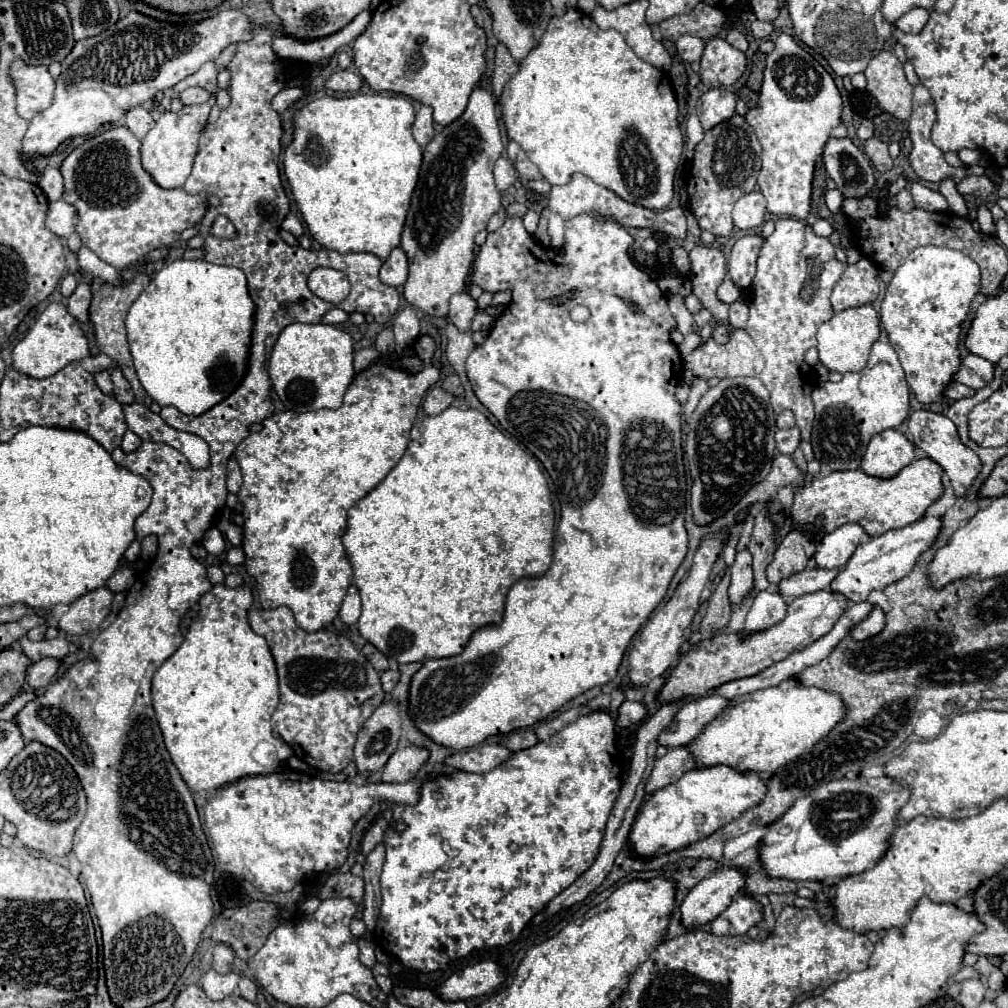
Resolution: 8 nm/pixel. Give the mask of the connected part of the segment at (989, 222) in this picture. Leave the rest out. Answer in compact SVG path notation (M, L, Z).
M979 205L979 209L977 209L977 221L981 225L981 231L985 231L987 235L993 235L993 231L995 231L993 217L991 217L991 211L985 205Z

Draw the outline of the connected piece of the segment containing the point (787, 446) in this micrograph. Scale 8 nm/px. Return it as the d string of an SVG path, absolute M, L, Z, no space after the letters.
M791 427L791 429L787 429L787 431L779 429L779 431L775 433L775 441L777 441L777 449L779 449L781 453L791 455L791 453L799 447L799 443L801 443L801 431L799 431L797 427Z

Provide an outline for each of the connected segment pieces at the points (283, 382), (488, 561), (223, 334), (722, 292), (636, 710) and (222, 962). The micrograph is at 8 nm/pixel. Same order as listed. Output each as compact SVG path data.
M291 323L287 325L269 359L269 375L275 393L281 403L297 413L315 411L315 409L339 409L343 403L345 389L349 387L355 371L353 371L353 339L349 333L317 323Z
M447 407L443 413L433 417L423 417L411 429L411 439L405 455L401 461L391 469L391 473L373 489L369 491L359 503L349 509L347 517L347 531L343 535L343 545L347 557L353 565L355 585L361 595L363 611L359 617L359 633L373 643L385 657L393 657L399 663L413 663L413 661L427 661L427 659L441 659L459 655L465 645L469 643L471 635L487 625L499 625L503 621L505 611L505 597L509 587L521 577L539 577L543 575L551 561L553 561L553 531L555 531L555 511L549 497L547 479L535 457L525 453L521 445L505 437L487 417L477 409L457 409Z
M177 259L165 265L149 283L149 287L137 297L127 313L127 339L135 363L137 377L147 395L161 407L173 405L183 415L197 417L221 403L247 373L251 333L255 323L255 303L247 289L247 277L237 267L213 265L197 259Z
M723 281L721 285L719 285L719 289L717 289L717 297L719 297L719 301L723 301L723 303L733 303L733 301L737 301L739 299L739 289L733 285L733 281Z
M623 701L617 709L617 727L621 729L627 729L627 727L633 727L637 725L641 719L645 719L645 705L643 703L637 703L637 701Z
M219 943L219 945L213 947L213 969L217 973L231 973L233 961L235 961L235 953L229 945Z

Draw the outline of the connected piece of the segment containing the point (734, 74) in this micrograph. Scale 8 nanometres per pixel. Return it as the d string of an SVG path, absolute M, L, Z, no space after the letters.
M713 37L701 57L699 79L707 87L729 87L743 75L747 67L745 53L731 47L725 39Z

